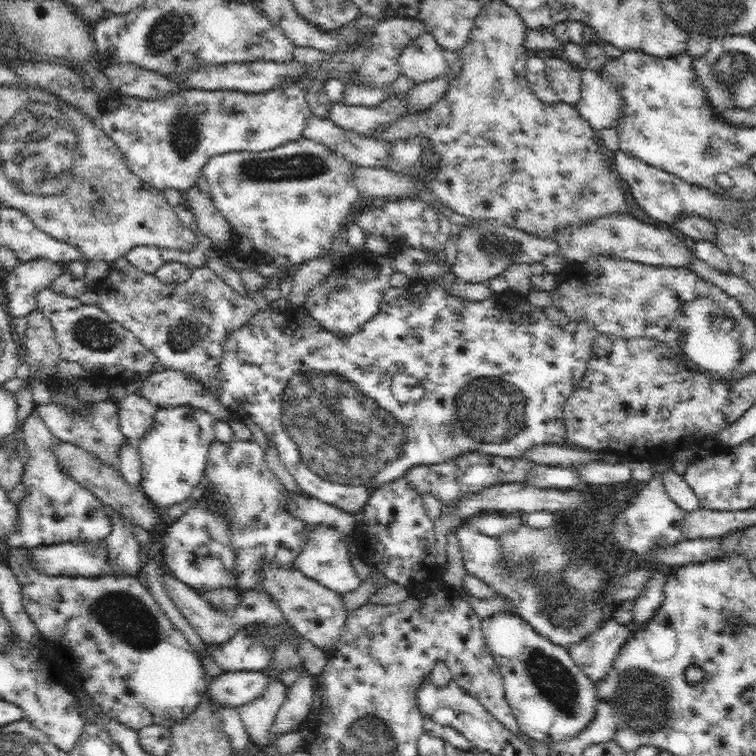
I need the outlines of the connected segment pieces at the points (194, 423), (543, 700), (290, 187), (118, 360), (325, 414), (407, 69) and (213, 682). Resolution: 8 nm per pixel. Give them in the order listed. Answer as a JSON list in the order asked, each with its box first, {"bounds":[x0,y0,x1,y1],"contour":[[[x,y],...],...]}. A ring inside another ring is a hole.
[{"bounds":[138,405,216,511],"contour":[[[190,405],[158,407],[153,428],[138,442],[142,459],[140,488],[158,511],[168,511],[172,505],[190,499],[194,486],[204,479],[208,450],[216,442],[216,420],[206,411]]]},{"bounds":[483,612,600,742],"contour":[[[499,612],[483,619],[487,650],[503,679],[505,699],[522,733],[538,742],[570,740],[594,720],[600,702],[597,684],[572,661],[566,647],[540,637],[520,615]]]},{"bounds":[196,136,362,270],"contour":[[[303,136],[298,140],[294,140],[294,142],[288,142],[273,150],[264,150],[263,152],[245,152],[242,150],[242,152],[228,152],[210,158],[208,159],[208,163],[202,168],[196,185],[202,192],[212,197],[216,209],[228,220],[228,223],[232,227],[232,238],[235,238],[238,243],[237,252],[244,254],[246,258],[256,254],[256,260],[260,260],[260,257],[264,255],[270,255],[283,269],[292,270],[294,267],[310,259],[326,255],[330,250],[333,238],[338,235],[343,235],[344,228],[342,228],[341,225],[347,224],[352,207],[362,204],[359,196],[359,188],[357,188],[355,180],[353,180],[353,171],[355,168],[356,166],[350,159],[346,159],[342,154],[337,154],[337,152],[329,148],[326,144],[319,144]]]},{"bounds":[36,288,157,376],"contour":[[[44,288],[36,298],[36,308],[51,322],[56,341],[60,345],[60,358],[84,367],[90,375],[126,376],[151,372],[157,362],[156,355],[140,344],[136,334],[120,326],[105,310],[96,304],[84,304],[78,297],[56,293]]]},{"bounds":[218,271,597,515],"contour":[[[449,271],[443,277],[430,280],[414,280],[410,286],[403,289],[390,289],[382,295],[381,309],[359,331],[349,335],[336,335],[328,331],[310,315],[296,315],[294,306],[286,310],[257,309],[256,314],[244,326],[230,332],[226,344],[222,346],[222,356],[218,364],[218,381],[220,392],[218,400],[222,406],[228,407],[237,421],[243,421],[246,415],[254,417],[254,426],[264,430],[269,440],[272,440],[278,450],[280,460],[297,482],[299,489],[310,497],[355,515],[367,505],[369,493],[384,482],[392,482],[405,474],[413,466],[429,465],[430,463],[446,462],[470,451],[480,451],[503,457],[524,457],[532,446],[543,444],[567,444],[564,406],[572,396],[578,382],[584,378],[588,370],[591,346],[594,344],[597,332],[590,321],[570,321],[565,327],[556,326],[546,317],[542,307],[536,307],[520,293],[503,292],[480,300],[464,300],[445,291],[450,284],[460,282]],[[404,372],[420,380],[424,387],[424,398],[418,402],[400,403],[392,392],[392,378]]]},{"bounds":[398,31,453,84],"contour":[[[426,31],[412,40],[398,58],[402,67],[400,74],[412,79],[415,84],[432,80],[449,72],[453,56],[440,46],[436,37]]]},{"bounds":[206,671,271,709],"contour":[[[225,671],[216,679],[210,679],[206,699],[212,699],[220,709],[225,706],[238,708],[260,698],[271,684],[271,677],[265,671]]]}]

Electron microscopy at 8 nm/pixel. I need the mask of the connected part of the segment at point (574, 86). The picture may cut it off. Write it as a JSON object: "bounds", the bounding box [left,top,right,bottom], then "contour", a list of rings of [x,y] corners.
{"bounds":[544,55,581,105],"contour":[[[550,55],[544,66],[544,78],[558,100],[575,105],[581,97],[580,68],[561,55]]]}

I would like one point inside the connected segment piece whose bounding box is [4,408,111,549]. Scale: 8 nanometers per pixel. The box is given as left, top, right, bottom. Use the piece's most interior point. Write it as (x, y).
(55, 509)

